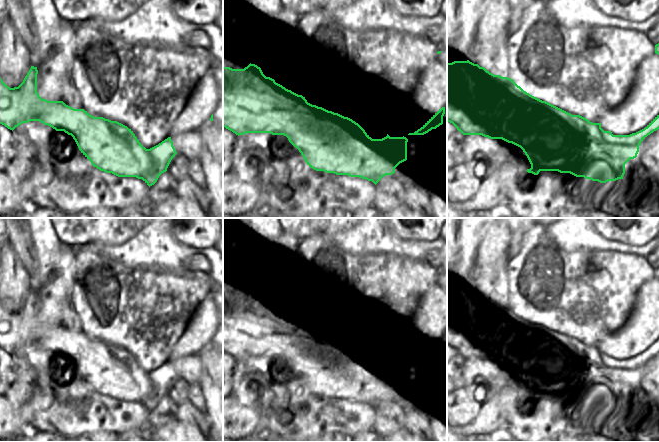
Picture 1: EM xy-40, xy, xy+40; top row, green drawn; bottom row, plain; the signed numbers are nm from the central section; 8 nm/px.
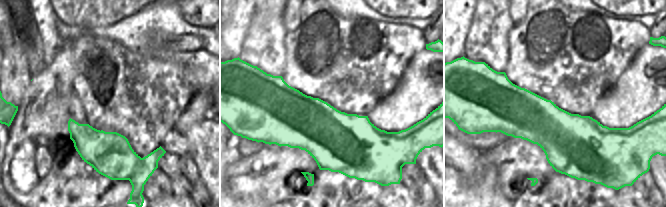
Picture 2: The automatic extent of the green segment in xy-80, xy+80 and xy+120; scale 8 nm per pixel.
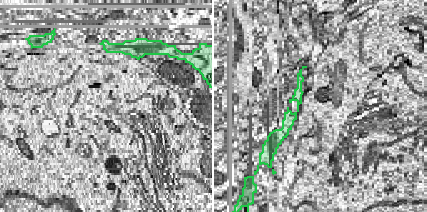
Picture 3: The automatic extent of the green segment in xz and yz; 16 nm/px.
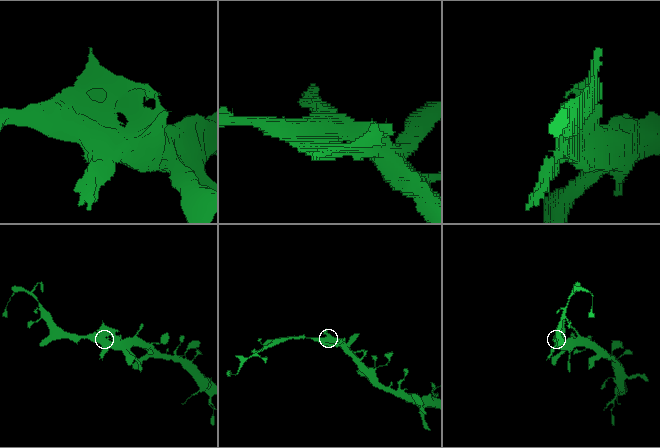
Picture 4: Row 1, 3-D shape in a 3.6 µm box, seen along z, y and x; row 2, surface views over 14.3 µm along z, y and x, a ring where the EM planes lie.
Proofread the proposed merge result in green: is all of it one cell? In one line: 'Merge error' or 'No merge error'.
Merge error.

